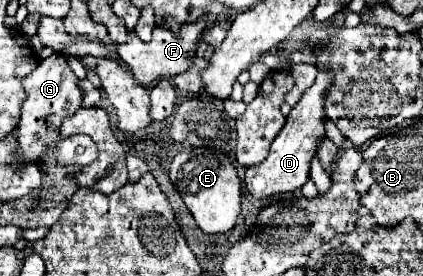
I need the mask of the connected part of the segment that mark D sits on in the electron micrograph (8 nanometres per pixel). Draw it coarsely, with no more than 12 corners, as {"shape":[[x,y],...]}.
{"shape":[[332,75],[290,111],[262,163],[246,169],[256,199],[308,181],[324,137]]}

